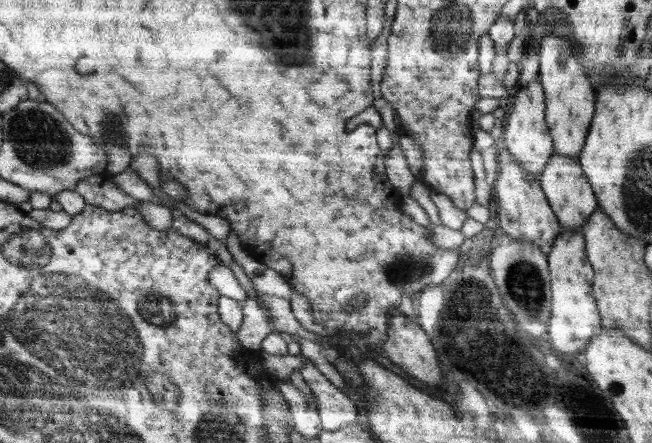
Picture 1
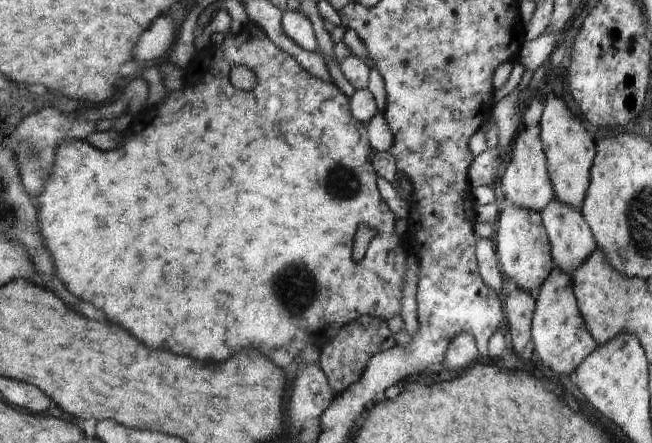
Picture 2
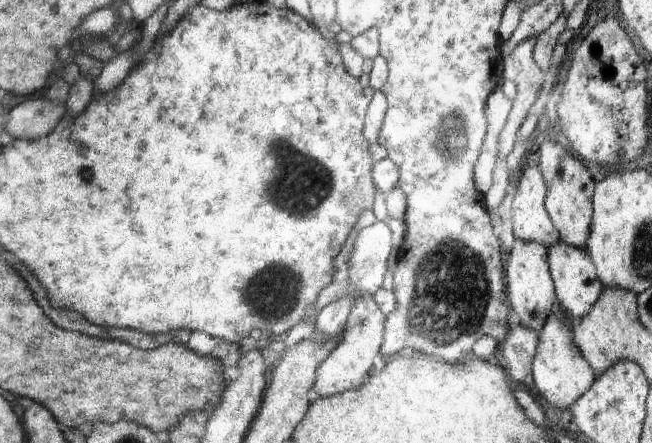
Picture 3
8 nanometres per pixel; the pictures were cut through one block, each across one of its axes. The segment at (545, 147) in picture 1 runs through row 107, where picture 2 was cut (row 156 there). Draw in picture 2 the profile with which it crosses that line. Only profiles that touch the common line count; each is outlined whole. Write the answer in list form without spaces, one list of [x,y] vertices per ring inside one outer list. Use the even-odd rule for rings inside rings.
[[[539,124],[524,128],[512,146],[512,160],[506,166],[504,174],[498,177],[497,186],[500,196],[508,198],[514,206],[524,210],[541,213],[548,202],[555,199],[555,194],[547,171],[547,160],[540,138]]]

